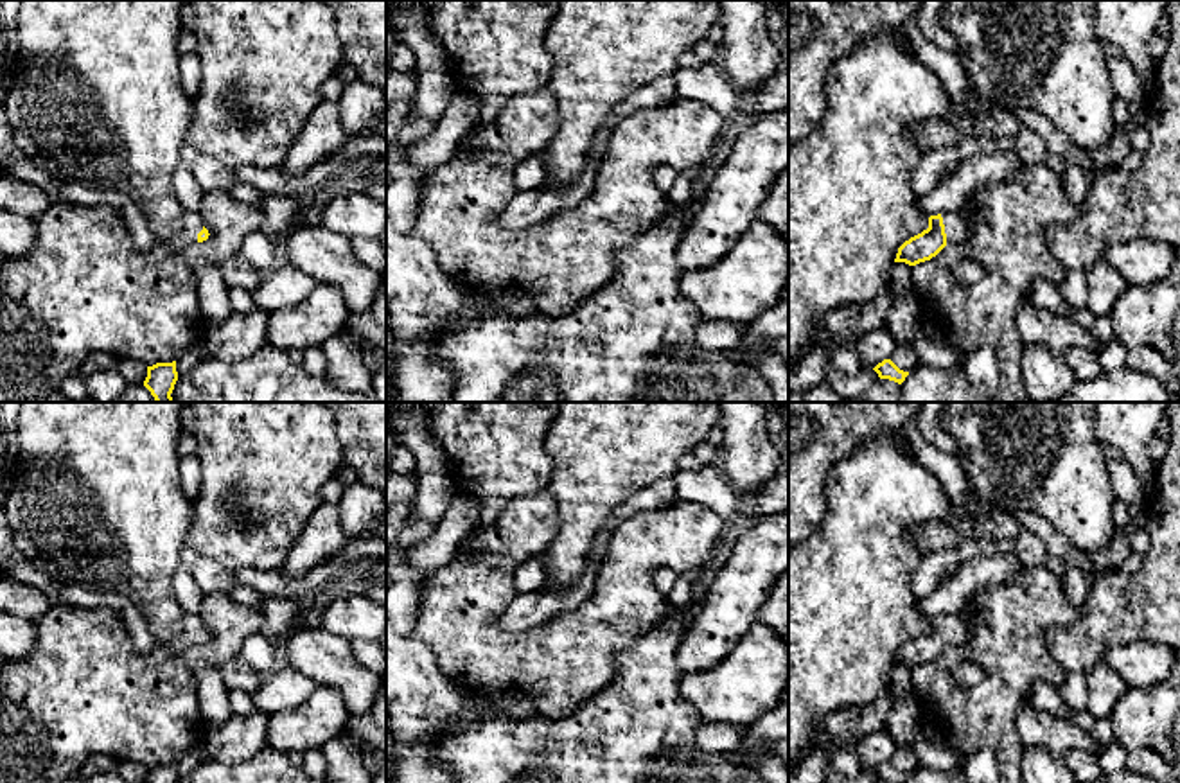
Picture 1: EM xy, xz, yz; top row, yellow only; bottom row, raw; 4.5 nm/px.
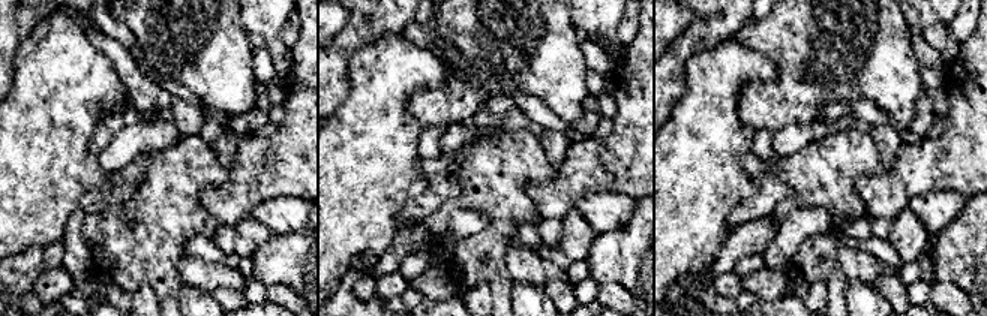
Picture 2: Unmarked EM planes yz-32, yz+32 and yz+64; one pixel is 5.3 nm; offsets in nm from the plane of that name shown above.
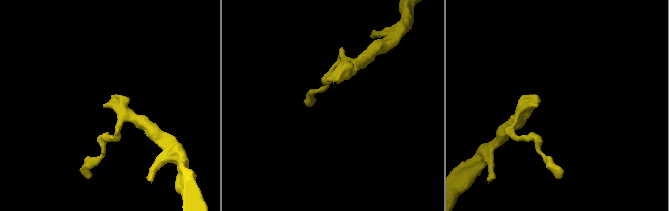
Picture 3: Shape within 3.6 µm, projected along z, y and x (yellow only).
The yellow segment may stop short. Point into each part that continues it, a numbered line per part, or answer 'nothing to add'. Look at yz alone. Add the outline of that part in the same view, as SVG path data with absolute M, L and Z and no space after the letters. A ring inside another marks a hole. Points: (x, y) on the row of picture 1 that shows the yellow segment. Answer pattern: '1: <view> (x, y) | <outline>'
1: yz (956, 223) | M959 208L957 212L945 212L941 217L947 233L947 246L961 244L968 232L968 210Z

